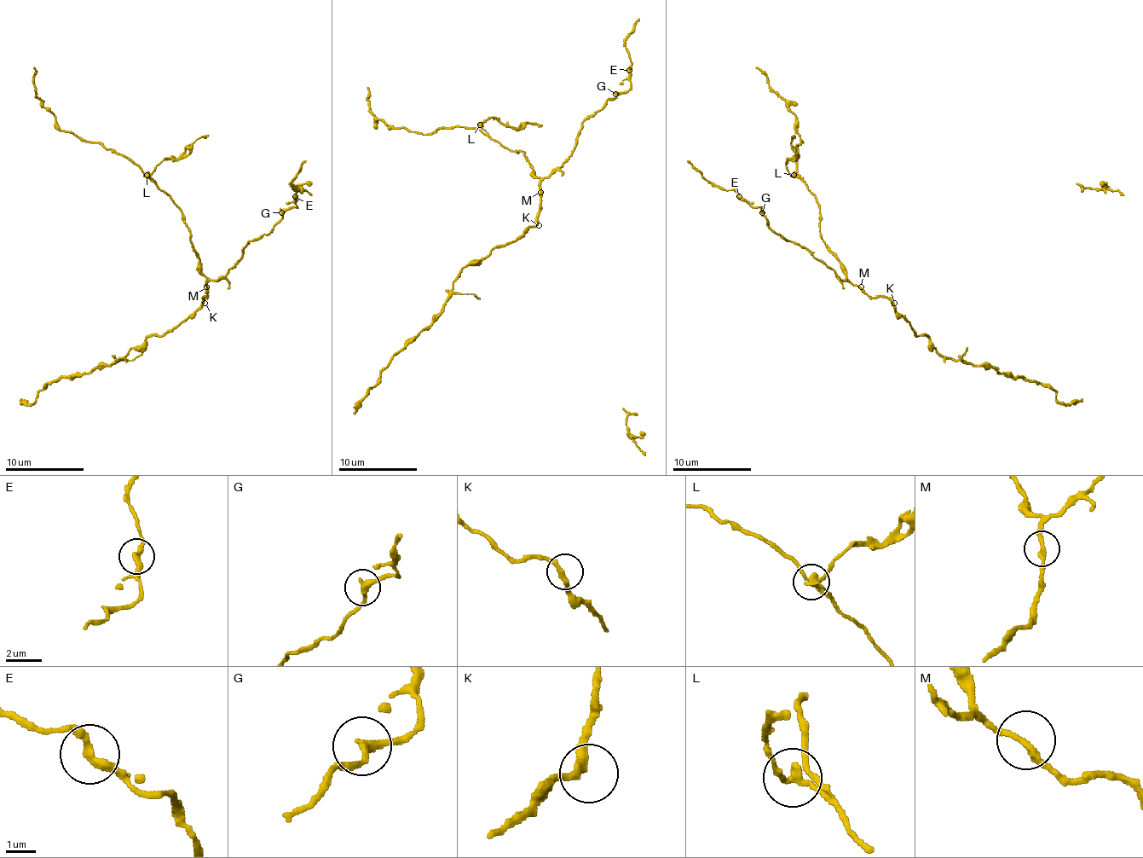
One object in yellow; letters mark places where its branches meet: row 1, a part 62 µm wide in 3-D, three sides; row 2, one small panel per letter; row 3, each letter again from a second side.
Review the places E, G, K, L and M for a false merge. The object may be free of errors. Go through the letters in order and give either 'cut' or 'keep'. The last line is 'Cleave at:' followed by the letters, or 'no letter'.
E: keep
G: keep
K: keep
L: cut
M: keep
Cleave at: L

